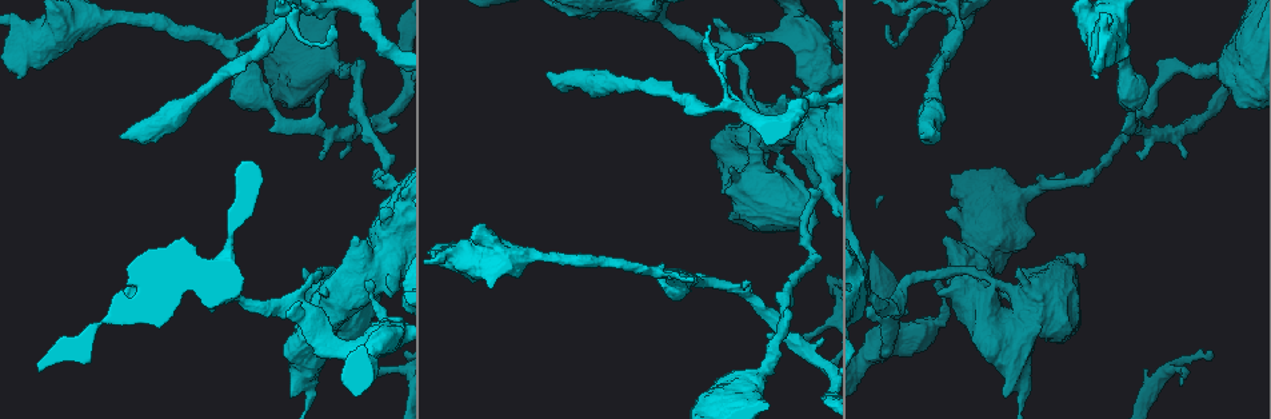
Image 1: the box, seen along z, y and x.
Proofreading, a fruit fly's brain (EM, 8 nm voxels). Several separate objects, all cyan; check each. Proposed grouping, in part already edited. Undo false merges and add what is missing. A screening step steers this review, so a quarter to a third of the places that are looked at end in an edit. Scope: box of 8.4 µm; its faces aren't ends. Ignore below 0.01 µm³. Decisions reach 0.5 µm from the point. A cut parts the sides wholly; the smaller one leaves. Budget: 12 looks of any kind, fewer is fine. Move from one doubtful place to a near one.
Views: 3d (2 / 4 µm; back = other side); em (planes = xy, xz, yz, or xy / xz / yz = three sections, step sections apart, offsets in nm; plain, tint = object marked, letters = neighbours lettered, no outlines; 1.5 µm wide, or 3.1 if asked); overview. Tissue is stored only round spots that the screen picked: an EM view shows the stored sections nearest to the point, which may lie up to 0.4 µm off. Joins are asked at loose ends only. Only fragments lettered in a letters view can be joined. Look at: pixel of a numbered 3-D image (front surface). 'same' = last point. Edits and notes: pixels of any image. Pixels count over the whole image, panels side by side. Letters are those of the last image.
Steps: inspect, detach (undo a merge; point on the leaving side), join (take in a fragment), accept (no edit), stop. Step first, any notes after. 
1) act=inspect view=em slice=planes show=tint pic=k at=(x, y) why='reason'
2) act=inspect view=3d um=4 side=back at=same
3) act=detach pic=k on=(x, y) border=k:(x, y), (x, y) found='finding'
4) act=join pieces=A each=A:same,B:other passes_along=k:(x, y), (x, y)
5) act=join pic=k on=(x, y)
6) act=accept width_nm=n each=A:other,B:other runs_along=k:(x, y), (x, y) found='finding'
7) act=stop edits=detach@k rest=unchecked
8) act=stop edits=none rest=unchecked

act=inspect view=em slice=xy step=4 show=tint pic=1 at=(265, 25) why='an open end'

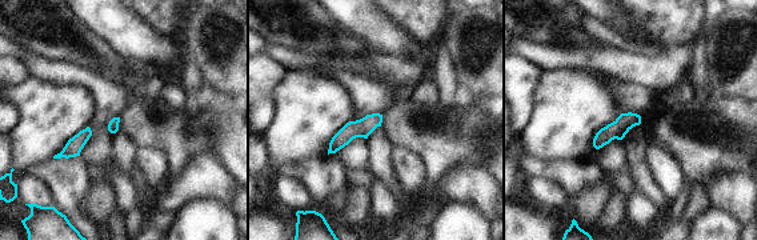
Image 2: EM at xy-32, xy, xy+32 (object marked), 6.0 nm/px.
act=inspect view=em slice=planes show=letters at=same

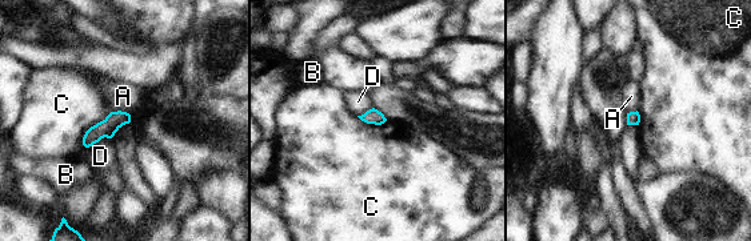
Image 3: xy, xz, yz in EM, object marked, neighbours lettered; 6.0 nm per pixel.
act=accept each=A:other,B:other,C:other,D:other border=3:(111, 112), (86, 132), (86, 148) found='no lettered fragment goes on from it'

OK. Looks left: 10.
act=inspect view=em slice=planes show=letters pic=1 at=(548, 72) why='thick end'

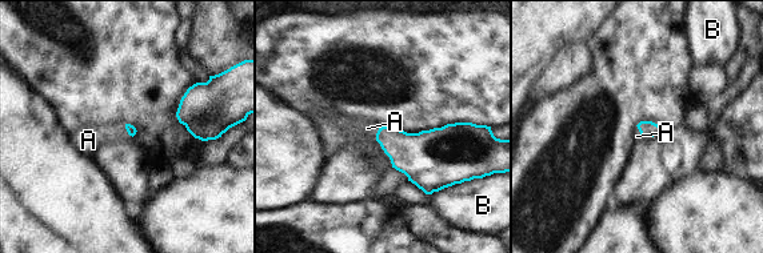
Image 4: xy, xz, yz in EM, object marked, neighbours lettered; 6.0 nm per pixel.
act=join pieces=A each=A:same,B:other passes_along=4:(647, 128), (642, 135), (636, 136) found='it goes on there'

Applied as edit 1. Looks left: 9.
act=inspect view=overview

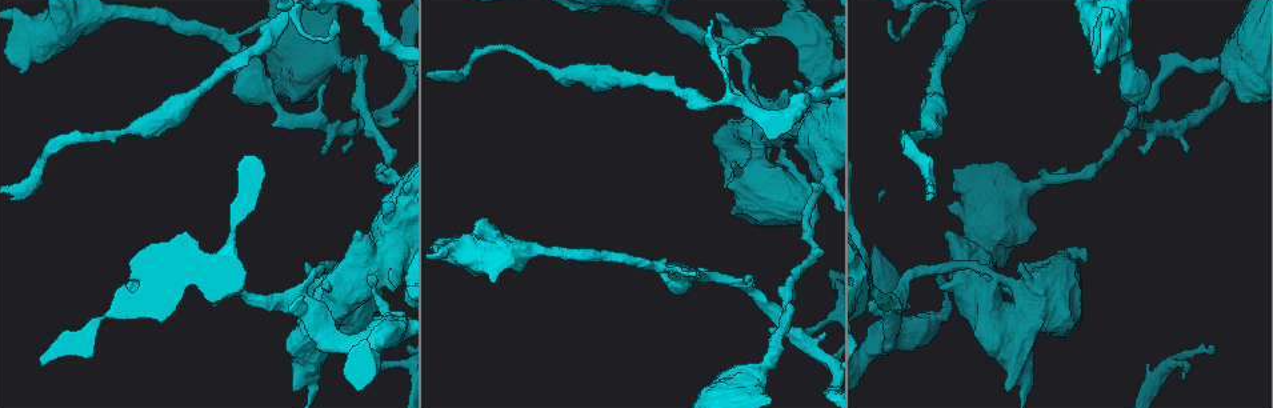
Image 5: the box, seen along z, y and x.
act=inspect view=3d um=4 pic=5 at=(293, 300) why='free end'

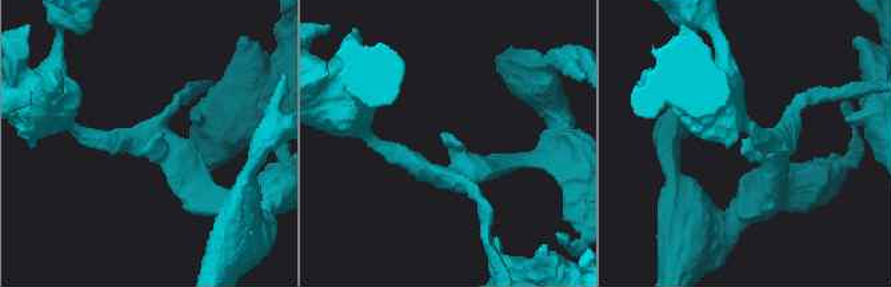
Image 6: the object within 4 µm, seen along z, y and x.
act=inspect view=em slice=xz step=8 show=letters pic=6 at=(447, 134)

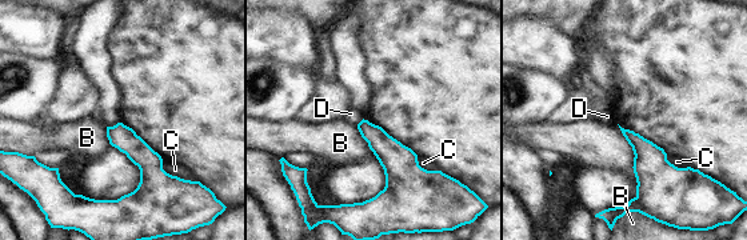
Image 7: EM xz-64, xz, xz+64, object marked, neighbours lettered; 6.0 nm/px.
act=inspect view=em slice=planes show=letters at=same

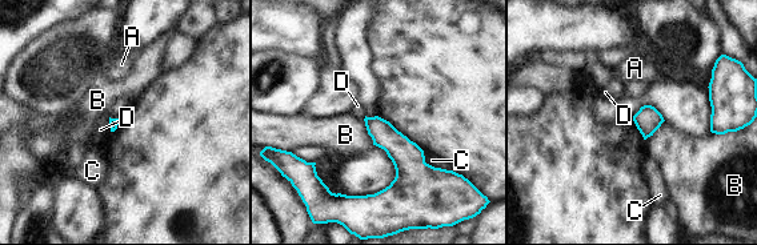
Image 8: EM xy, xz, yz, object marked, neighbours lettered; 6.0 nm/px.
act=accept each=A:other,B:other,C:other,D:other found='no lettered fragment goes on from it'

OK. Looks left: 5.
act=stop edits=join@4 rest=unchecked

